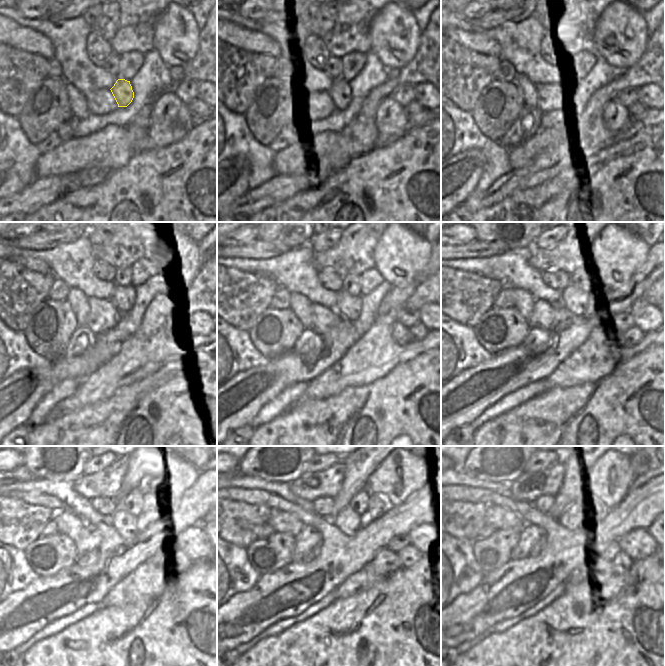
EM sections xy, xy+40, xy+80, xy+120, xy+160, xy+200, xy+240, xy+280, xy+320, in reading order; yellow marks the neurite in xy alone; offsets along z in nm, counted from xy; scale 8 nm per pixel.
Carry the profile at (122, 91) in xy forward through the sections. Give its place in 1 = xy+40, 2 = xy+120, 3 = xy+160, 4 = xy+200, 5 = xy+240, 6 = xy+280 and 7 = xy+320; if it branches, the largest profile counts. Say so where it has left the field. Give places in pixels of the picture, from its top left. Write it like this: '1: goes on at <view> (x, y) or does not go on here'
1: goes on at xy+40 (340, 90)
2: goes on at xy+120 (124, 297)
3: goes on at xy+160 (348, 306)
4: goes on at xy+200 (573, 299)
5: goes on at xy+240 (124, 522)
6: goes on at xy+280 (346, 520)
7: goes on at xy+320 (570, 519)

